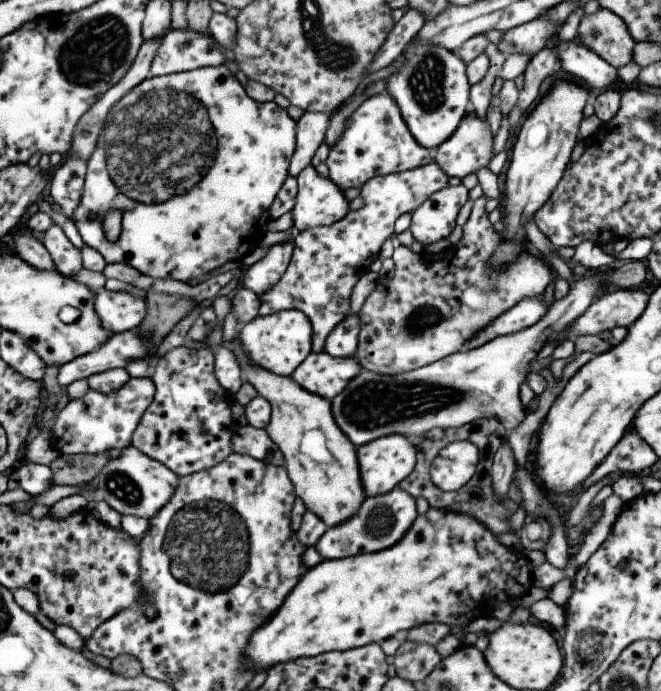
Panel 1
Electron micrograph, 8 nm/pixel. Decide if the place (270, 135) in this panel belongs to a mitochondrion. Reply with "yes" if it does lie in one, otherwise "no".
no

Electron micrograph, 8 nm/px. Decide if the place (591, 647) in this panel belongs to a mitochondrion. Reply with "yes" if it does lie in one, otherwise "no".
yes

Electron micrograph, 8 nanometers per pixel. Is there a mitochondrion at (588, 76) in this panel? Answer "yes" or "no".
no

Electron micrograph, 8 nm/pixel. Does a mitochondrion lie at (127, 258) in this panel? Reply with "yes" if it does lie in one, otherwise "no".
no

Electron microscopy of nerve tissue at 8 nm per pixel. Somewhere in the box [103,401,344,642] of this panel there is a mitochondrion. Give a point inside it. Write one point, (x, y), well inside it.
(206, 545)

